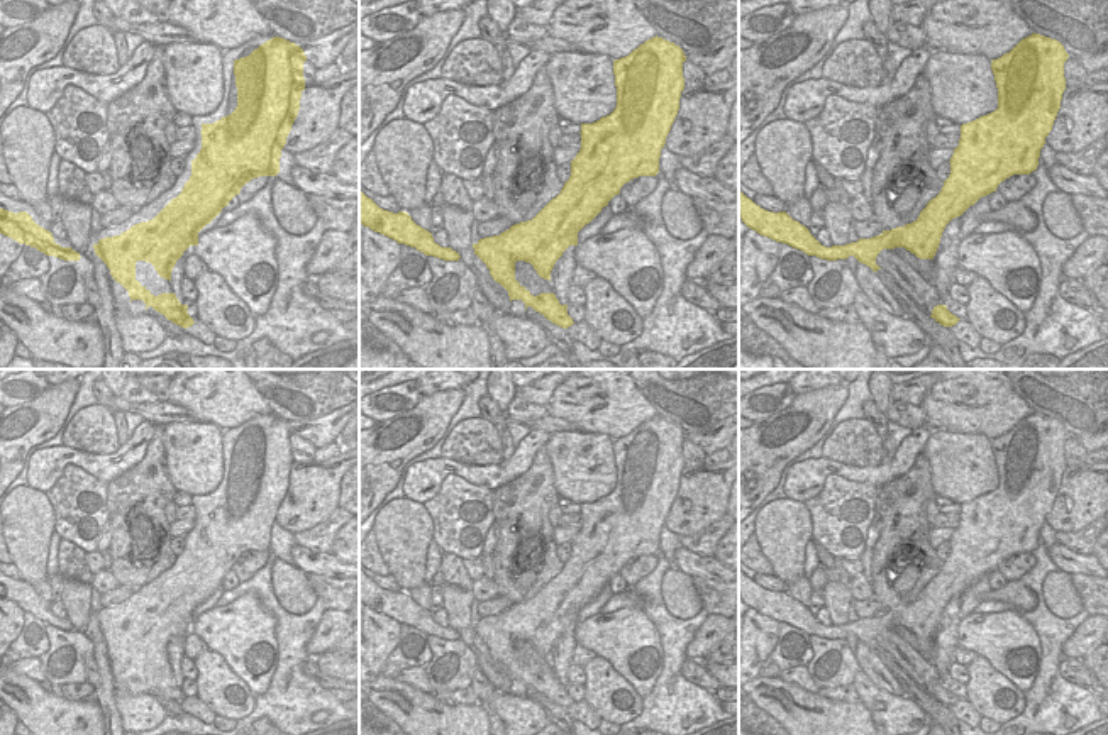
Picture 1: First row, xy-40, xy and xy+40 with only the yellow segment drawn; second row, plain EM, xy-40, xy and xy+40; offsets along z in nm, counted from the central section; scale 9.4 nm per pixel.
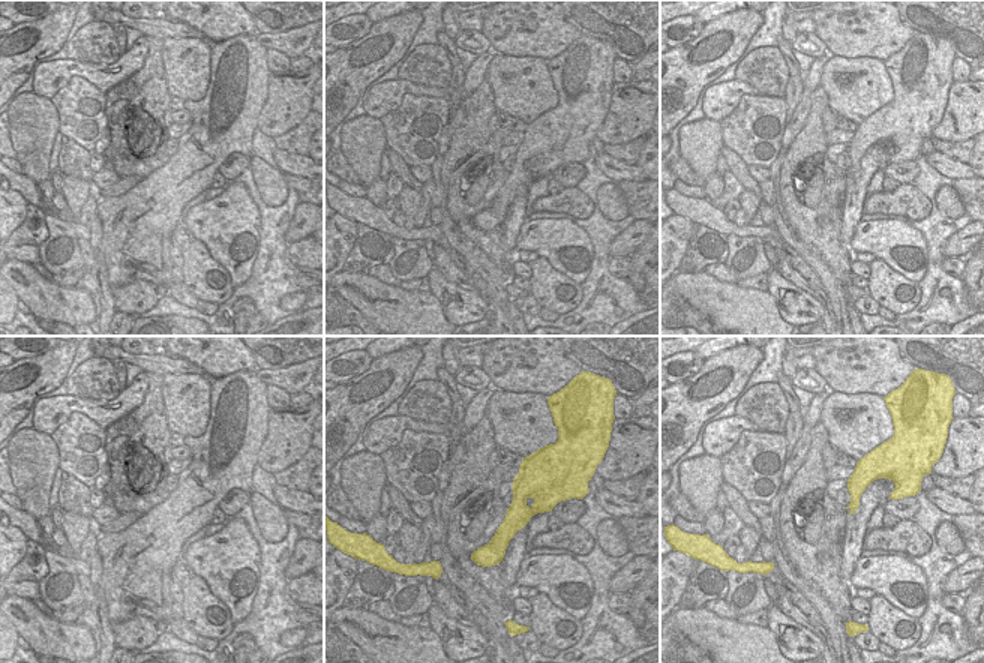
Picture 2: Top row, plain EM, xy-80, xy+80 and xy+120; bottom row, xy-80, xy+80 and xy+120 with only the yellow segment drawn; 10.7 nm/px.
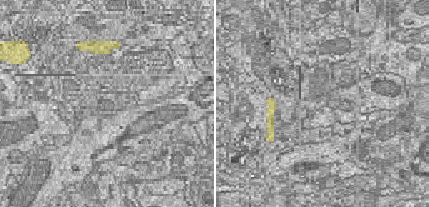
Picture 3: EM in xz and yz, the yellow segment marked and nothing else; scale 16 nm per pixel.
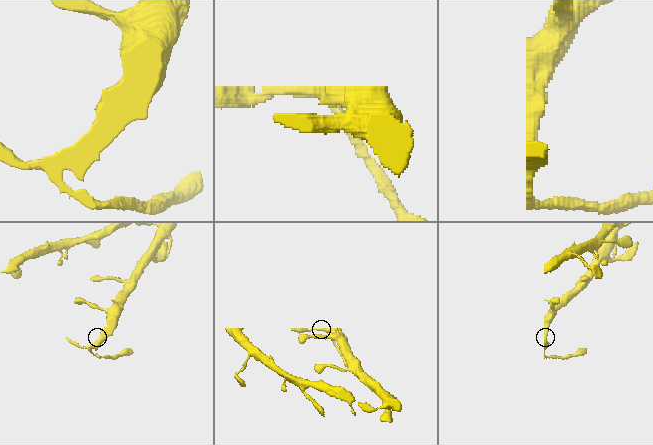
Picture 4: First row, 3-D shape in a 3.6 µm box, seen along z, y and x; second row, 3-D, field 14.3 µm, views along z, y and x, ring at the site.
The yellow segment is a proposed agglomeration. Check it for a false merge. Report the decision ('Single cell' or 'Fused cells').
Fused cells

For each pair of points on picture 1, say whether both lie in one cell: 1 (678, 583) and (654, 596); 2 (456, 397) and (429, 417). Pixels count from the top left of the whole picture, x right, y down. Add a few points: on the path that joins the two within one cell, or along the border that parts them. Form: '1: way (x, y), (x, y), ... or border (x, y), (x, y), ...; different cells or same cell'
1: border (671, 564), (661, 598), (675, 617), (688, 620); different cells
2: way (449, 400), (436, 410); same cell

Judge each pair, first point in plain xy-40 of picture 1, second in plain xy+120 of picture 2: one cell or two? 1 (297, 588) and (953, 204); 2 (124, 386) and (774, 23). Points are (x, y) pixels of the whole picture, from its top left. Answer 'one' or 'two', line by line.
1: one
2: two

